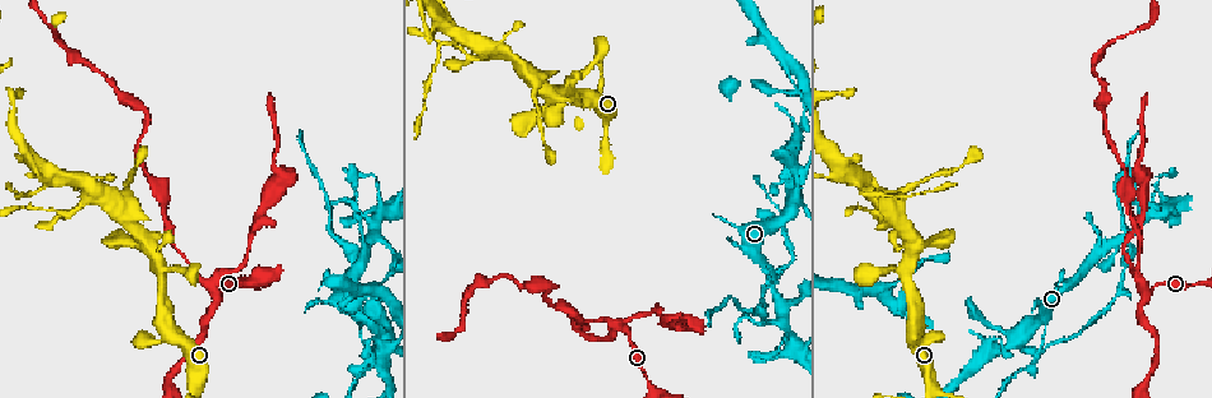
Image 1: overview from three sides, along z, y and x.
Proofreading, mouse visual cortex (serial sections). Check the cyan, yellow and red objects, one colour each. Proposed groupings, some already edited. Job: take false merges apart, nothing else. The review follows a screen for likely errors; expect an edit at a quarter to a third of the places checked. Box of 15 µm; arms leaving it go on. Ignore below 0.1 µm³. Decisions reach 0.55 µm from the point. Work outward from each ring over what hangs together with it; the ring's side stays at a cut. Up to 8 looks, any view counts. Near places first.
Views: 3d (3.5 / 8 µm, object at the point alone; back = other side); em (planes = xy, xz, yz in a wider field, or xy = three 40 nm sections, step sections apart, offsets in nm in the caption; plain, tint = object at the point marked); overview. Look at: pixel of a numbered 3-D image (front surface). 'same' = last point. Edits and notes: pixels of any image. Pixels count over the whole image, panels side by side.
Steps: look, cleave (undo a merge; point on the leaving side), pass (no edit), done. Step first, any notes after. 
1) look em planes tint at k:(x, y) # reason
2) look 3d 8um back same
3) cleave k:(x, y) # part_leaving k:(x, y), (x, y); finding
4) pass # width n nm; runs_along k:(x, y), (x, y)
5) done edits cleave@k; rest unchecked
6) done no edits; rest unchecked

look 3d 8um at 1:(163, 271)

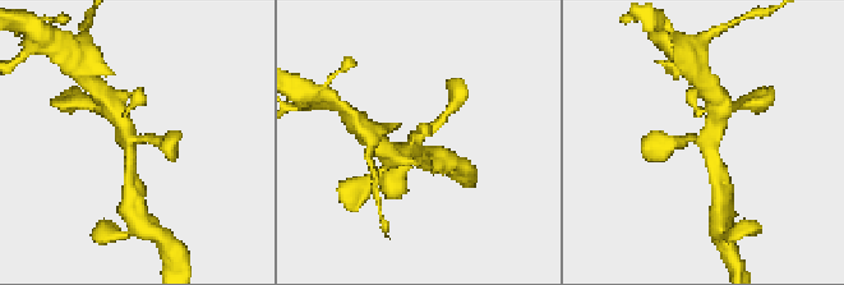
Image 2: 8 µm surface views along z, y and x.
look em planes tint at 2:(127, 143) # arms 3; arm_widths 200, 300, 500 nm; need the tissue

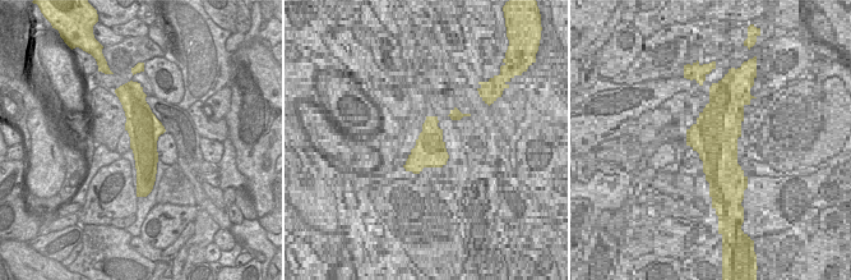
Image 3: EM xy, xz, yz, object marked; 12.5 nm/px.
pass # runs_along 2:(130, 179), (128, 133), (115, 110); one cell here

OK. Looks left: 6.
look em planes tint at 1:(618, 325) # looks like a crossing

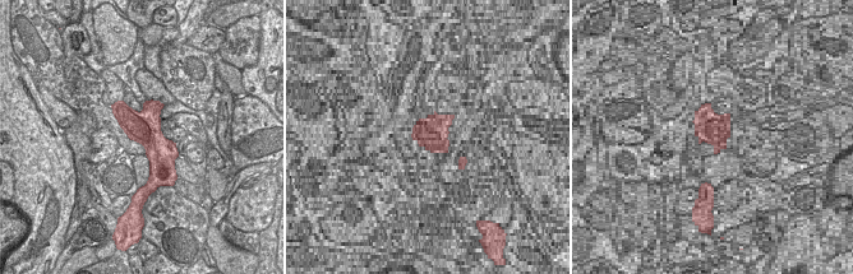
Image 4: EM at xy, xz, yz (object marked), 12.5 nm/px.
look 3d 3.5um same

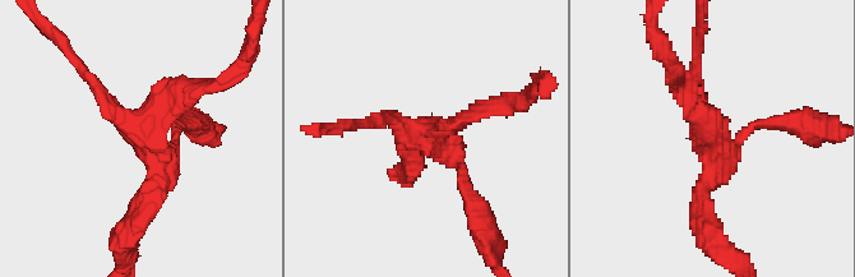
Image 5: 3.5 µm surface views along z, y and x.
pass # arms 4; runs_along 5:(468, 189), (446, 149), (370, 124); all the same cell

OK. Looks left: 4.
look 3d 3.5um at 1:(281, 179) # abrupt turn

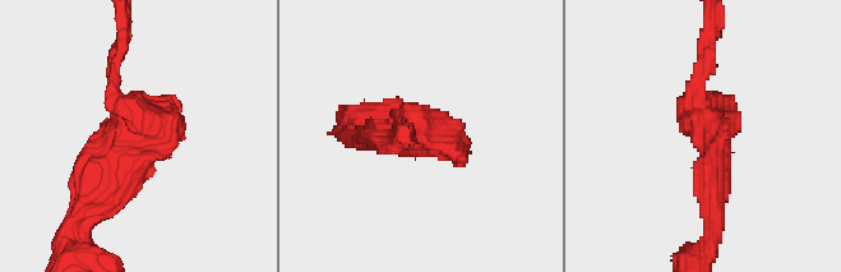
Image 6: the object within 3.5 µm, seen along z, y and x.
look em xy step 1 tint at 6:(419, 135)

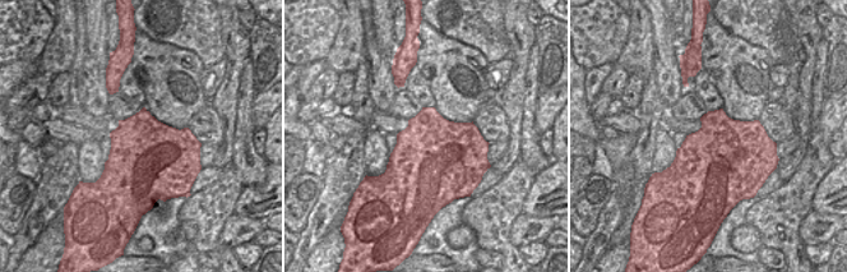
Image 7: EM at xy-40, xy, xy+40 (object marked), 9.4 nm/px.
pass # width 800 nm; runs_along 6:(88, 201), (132, 134), (116, 55); all the same cell

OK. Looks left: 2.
done no edits; rest unchecked

